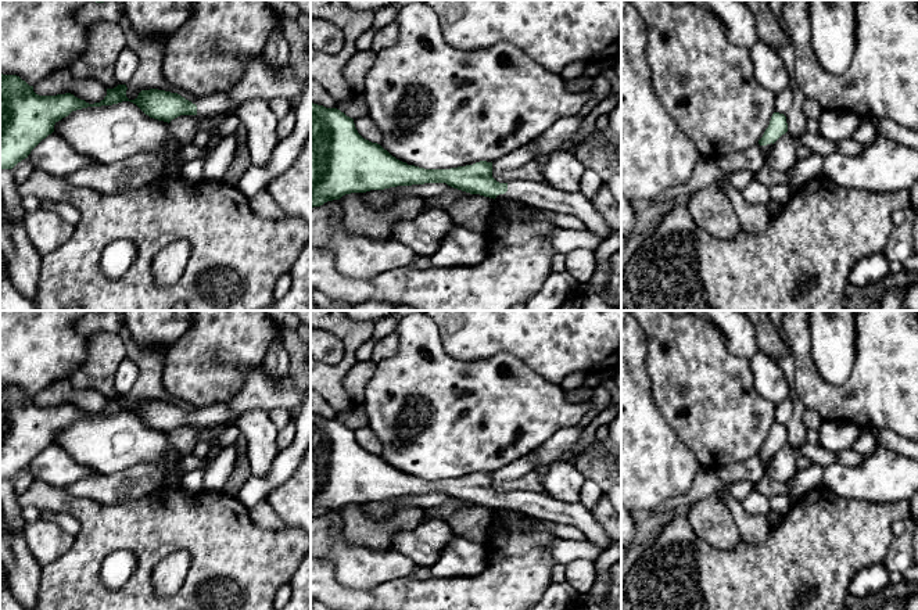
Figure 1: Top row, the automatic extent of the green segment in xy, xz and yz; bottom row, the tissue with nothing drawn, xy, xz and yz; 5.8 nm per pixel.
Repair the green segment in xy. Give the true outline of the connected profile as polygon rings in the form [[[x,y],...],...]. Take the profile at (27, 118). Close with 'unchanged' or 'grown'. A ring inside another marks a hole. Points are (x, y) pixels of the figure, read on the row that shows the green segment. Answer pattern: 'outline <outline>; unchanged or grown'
outline [[[0,73],[0,171],[12,169],[28,158],[54,132],[54,125],[76,110],[130,101],[150,118],[169,123],[180,115],[208,119],[236,115],[240,105],[225,92],[189,101],[177,93],[158,89],[141,90],[135,100],[129,100],[126,90],[126,85],[118,85],[107,89],[107,96],[100,103],[89,104],[71,93],[39,96],[19,76]]]; grown

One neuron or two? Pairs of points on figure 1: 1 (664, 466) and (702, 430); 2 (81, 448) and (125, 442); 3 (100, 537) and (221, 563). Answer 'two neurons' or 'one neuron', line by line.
1: two neurons
2: one neuron
3: one neuron

